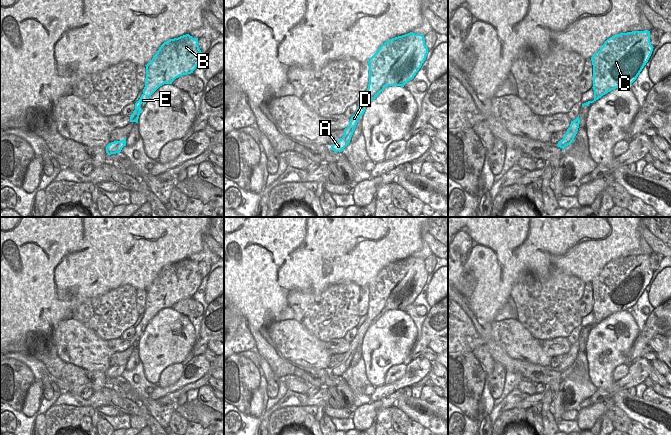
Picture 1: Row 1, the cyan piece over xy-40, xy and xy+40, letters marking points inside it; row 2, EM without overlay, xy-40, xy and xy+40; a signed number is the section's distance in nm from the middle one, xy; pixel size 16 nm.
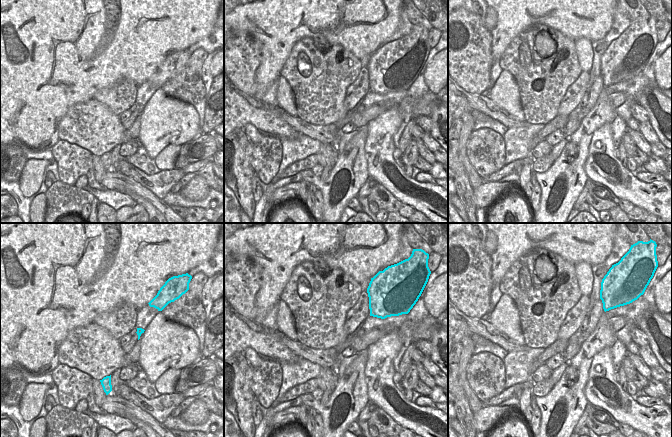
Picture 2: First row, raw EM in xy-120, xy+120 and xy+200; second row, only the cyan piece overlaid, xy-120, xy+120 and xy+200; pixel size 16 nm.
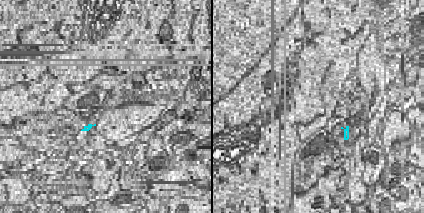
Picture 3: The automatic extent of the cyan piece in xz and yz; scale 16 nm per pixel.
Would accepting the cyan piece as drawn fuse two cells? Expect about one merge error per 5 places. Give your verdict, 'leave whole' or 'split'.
leave whole

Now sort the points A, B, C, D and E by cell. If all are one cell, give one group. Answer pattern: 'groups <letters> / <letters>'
groups A B C D E

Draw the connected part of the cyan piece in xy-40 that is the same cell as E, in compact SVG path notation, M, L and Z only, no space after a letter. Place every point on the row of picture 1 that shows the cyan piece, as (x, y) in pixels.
M189 34L164 42L152 60L146 66L146 78L143 94L135 103L135 110L130 115L130 122L138 123L138 118L142 109L141 104L146 104L150 96L162 85L172 84L172 82L182 75L193 73L202 58L202 52L198 46L198 38L193 38Z

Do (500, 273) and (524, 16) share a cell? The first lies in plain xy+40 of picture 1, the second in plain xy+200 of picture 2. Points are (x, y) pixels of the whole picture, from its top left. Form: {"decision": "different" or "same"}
{"decision": "same"}

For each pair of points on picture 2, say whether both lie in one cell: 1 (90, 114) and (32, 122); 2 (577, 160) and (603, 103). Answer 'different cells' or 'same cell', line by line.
1: different cells
2: same cell

